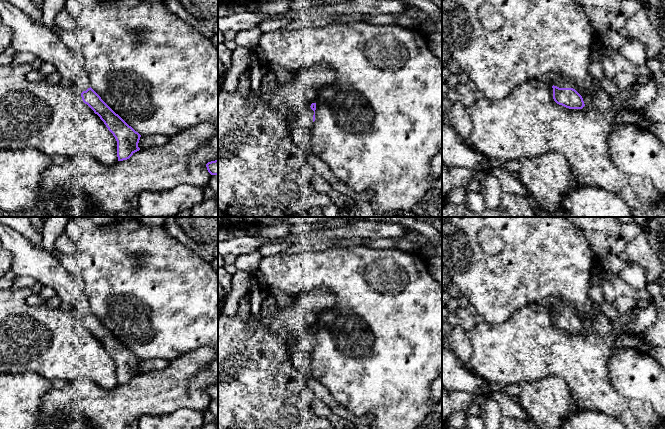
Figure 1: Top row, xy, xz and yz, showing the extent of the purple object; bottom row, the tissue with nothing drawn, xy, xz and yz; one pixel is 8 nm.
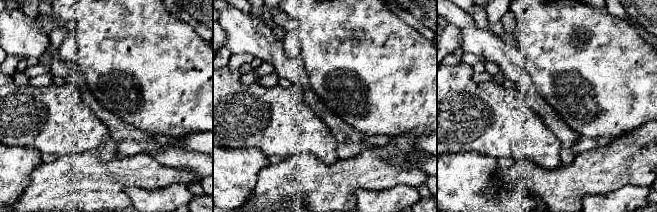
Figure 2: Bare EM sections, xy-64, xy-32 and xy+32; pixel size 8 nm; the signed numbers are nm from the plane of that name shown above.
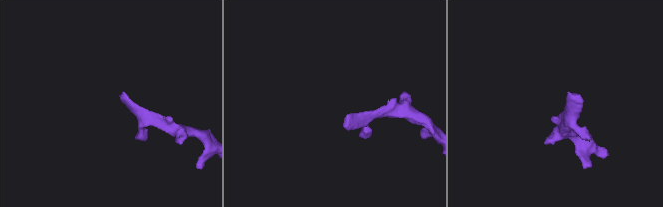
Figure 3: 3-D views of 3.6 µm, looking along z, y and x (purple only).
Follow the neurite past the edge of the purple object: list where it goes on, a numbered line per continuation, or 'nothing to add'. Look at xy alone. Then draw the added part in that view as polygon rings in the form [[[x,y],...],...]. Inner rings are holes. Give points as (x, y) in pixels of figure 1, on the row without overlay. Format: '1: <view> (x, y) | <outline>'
1: xy (28, 260) | [[[1,222],[0,243],[12,255],[10,271],[16,277],[31,277],[51,287],[62,302],[68,303],[81,316],[91,311],[81,276],[70,274],[49,250],[35,246],[18,231]]]

